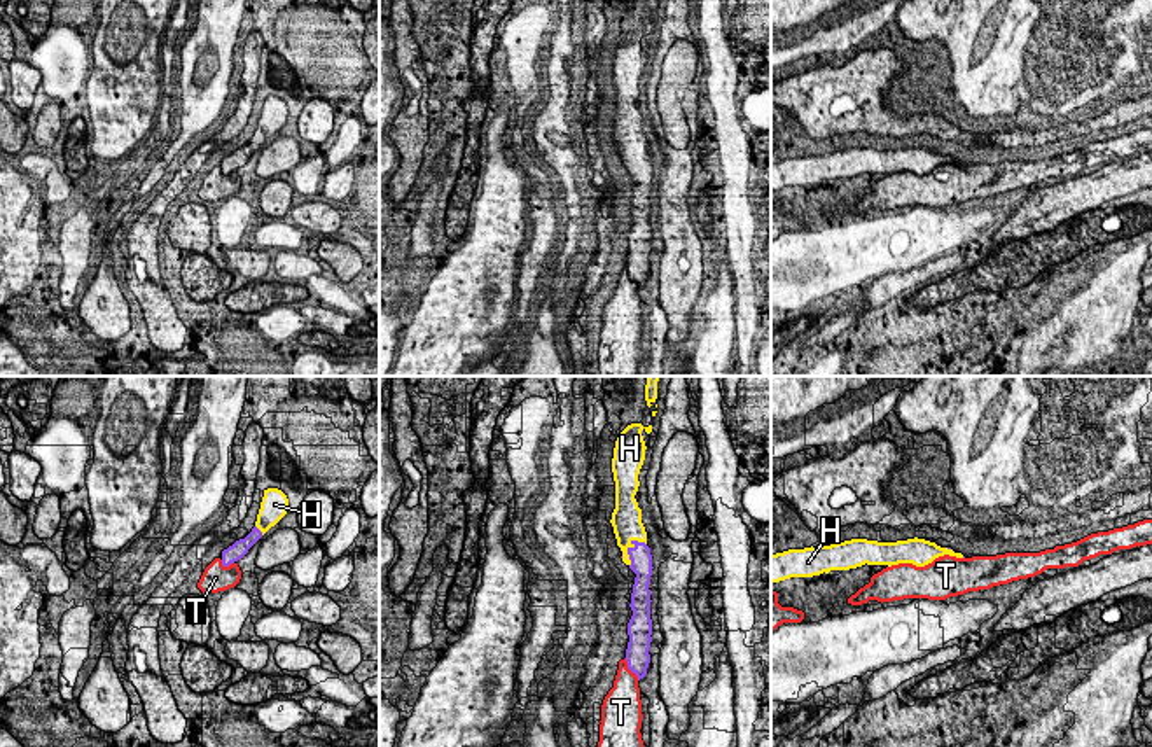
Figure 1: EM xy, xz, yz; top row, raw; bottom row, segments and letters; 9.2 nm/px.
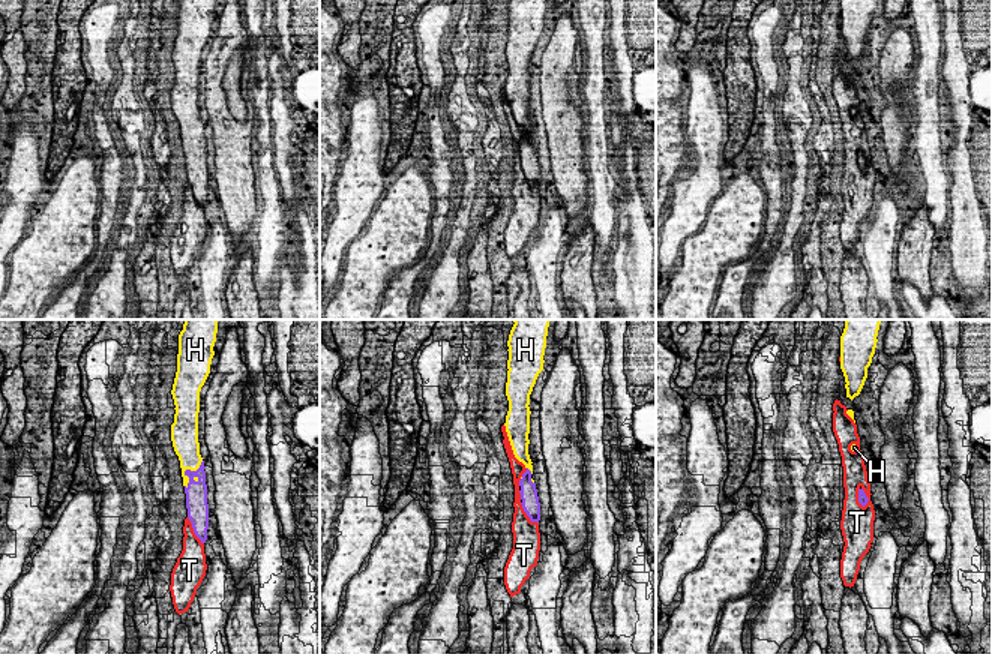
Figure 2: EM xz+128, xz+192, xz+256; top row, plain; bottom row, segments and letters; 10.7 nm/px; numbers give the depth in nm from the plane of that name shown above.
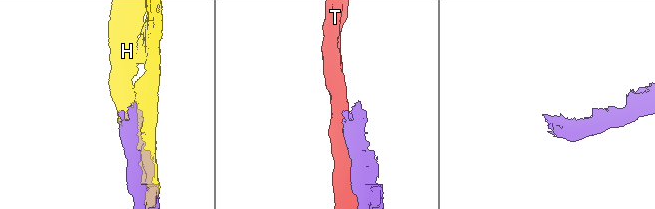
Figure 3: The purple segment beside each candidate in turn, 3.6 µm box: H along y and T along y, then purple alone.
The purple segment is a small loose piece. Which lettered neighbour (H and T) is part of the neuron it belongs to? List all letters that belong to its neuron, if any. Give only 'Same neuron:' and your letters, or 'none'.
Same neuron: H

